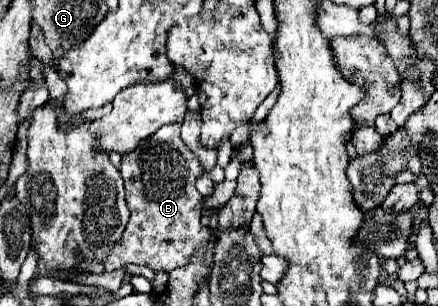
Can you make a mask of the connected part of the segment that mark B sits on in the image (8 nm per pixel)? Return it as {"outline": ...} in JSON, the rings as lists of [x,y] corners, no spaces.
{"outline":[[[179,123],[161,127],[149,141],[141,141],[133,153],[125,153],[121,157],[119,173],[125,181],[125,199],[131,219],[121,241],[105,257],[105,271],[137,263],[151,267],[155,273],[169,273],[175,267],[187,265],[197,249],[205,249],[211,231],[201,225],[203,195],[195,189],[195,179],[203,173],[203,165],[181,141]]]}

